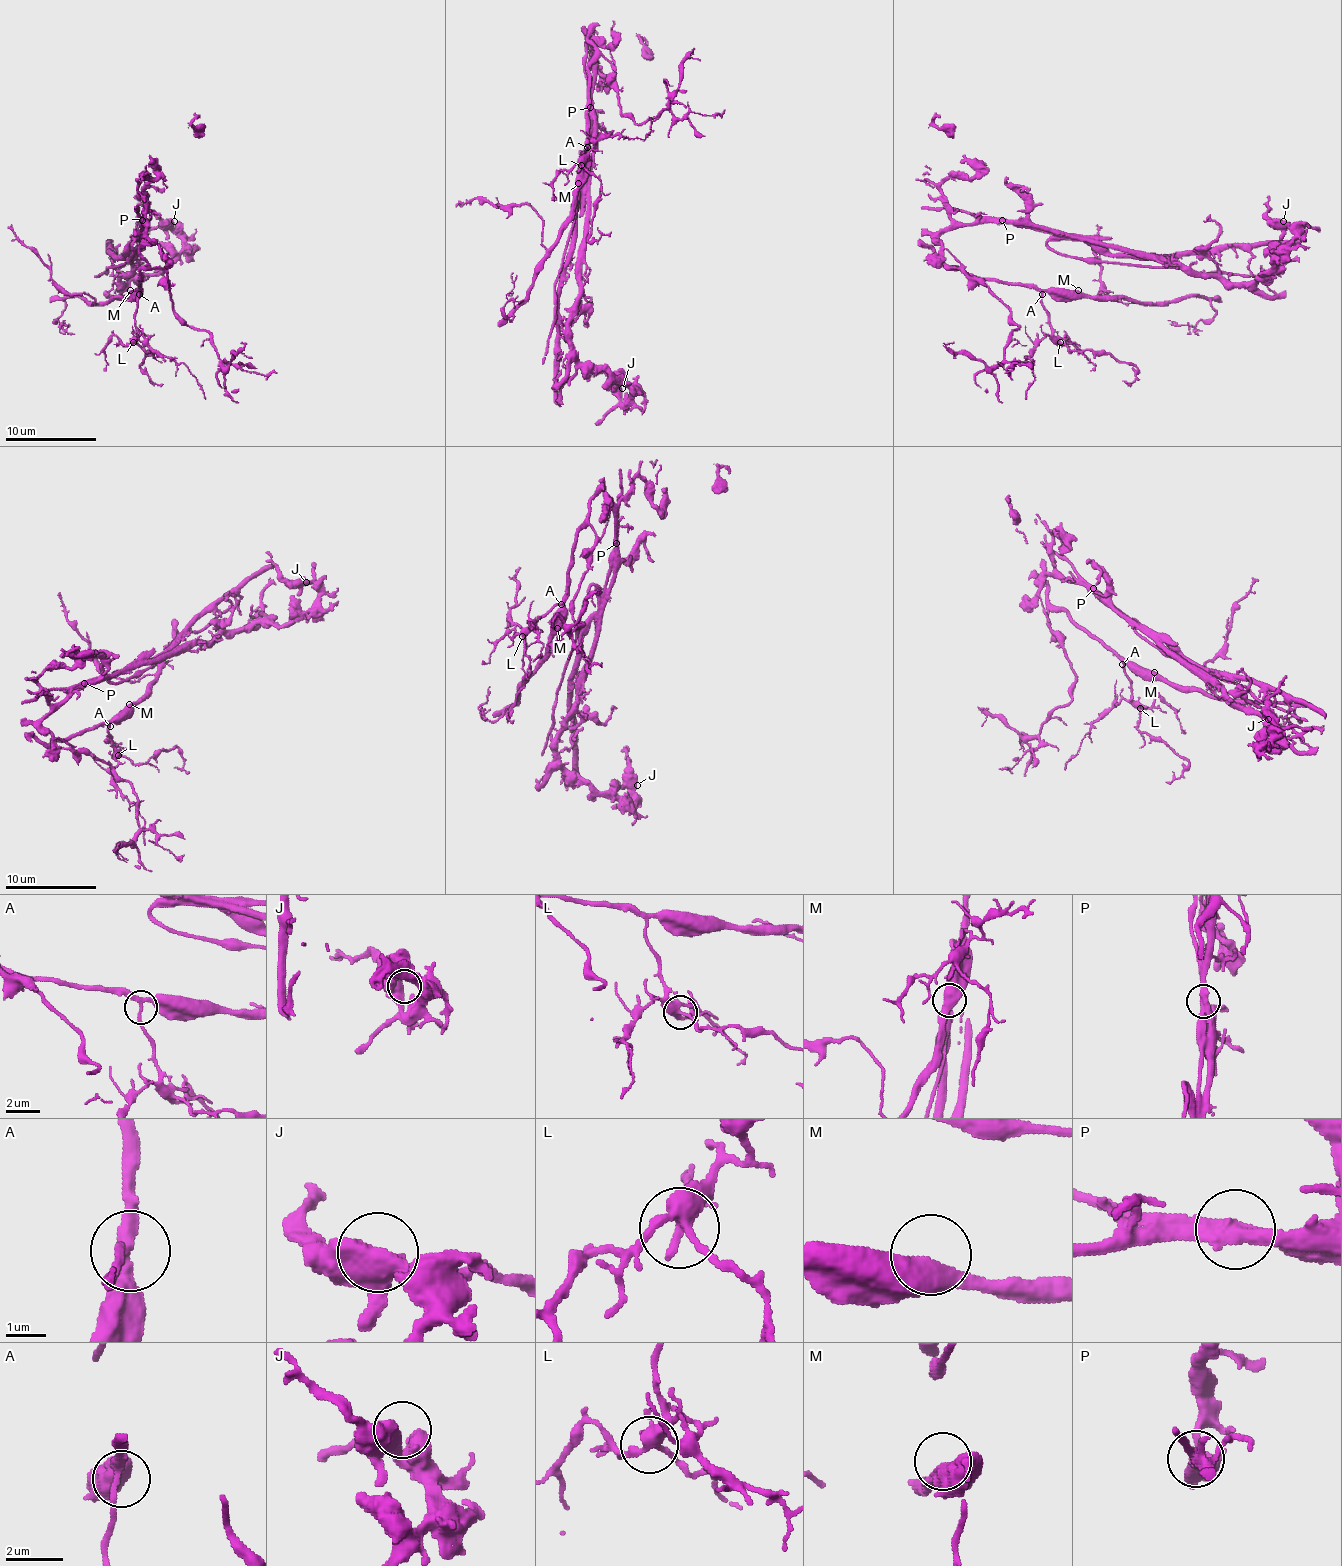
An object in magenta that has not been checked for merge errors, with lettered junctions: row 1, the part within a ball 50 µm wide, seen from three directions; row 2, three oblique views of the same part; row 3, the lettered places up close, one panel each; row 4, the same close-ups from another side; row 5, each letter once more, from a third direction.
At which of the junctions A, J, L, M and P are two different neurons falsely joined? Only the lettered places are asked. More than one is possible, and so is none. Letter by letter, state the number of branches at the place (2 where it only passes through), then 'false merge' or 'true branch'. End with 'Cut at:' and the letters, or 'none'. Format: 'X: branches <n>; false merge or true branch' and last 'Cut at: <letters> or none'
A: branches 3; true branch
J: branches 2; true branch
L: branches 3; true branch
M: branches 2; true branch
P: branches 2; false merge
Cut at: P

